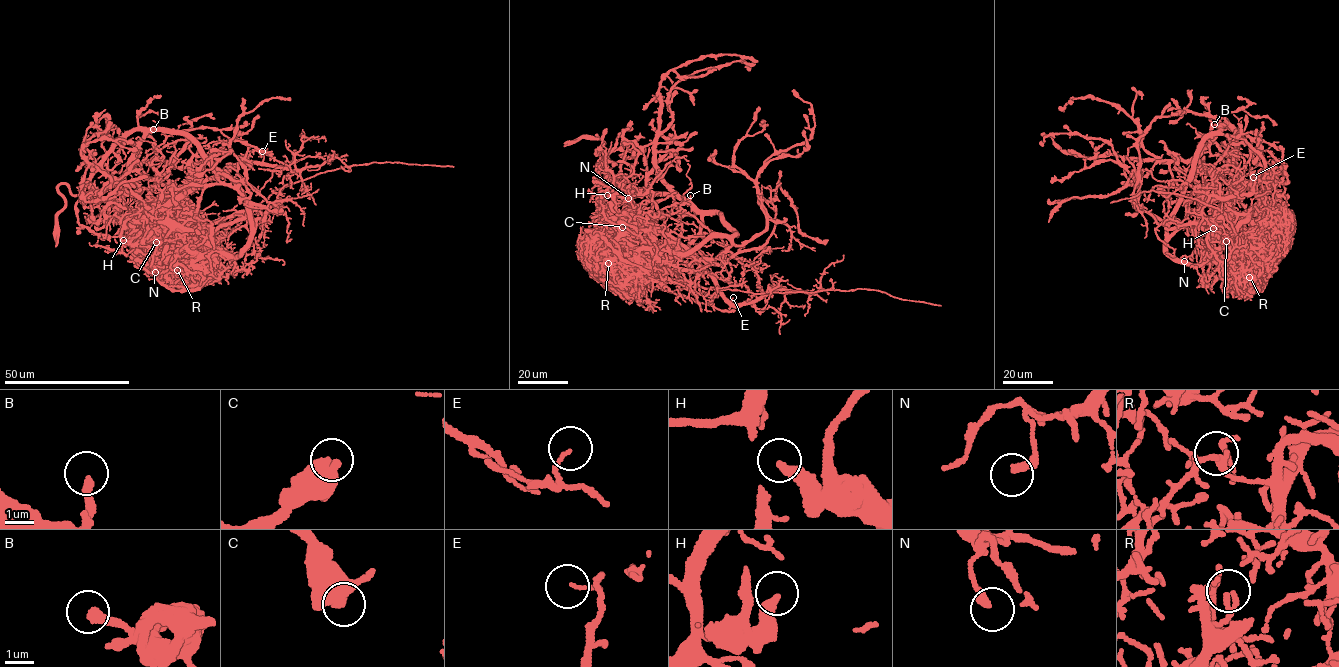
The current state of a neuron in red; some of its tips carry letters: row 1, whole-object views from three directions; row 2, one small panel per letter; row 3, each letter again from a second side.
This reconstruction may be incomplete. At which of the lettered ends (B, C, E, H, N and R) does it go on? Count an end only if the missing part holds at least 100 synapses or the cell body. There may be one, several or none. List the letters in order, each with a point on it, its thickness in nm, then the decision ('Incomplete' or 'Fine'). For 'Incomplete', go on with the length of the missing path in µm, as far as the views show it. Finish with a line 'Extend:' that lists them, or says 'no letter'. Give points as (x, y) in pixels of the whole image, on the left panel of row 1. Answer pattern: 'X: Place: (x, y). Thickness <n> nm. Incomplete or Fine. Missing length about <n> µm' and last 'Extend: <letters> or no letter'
B: Place: (153, 129). Thickness 280 nm. Fine
C: Place: (156, 242). Thickness 440 nm. Fine
E: Place: (262, 151). Thickness 120 nm. Fine
H: Place: (123, 240). Thickness 240 nm. Fine
N: Place: (155, 272). Thickness 280 nm. Fine
R: Place: (177, 270). Thickness 160 nm. Fine
Extend: no letter

